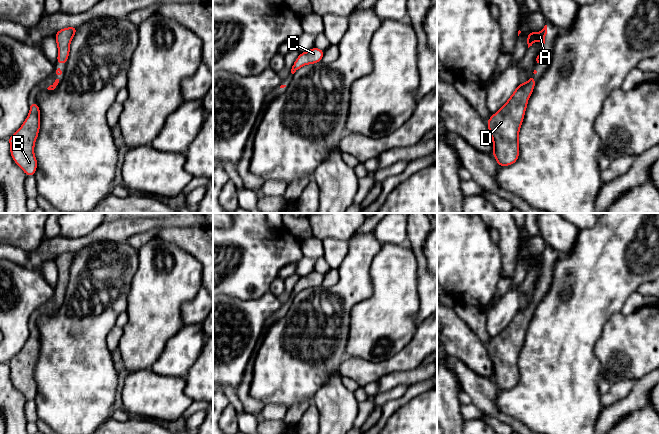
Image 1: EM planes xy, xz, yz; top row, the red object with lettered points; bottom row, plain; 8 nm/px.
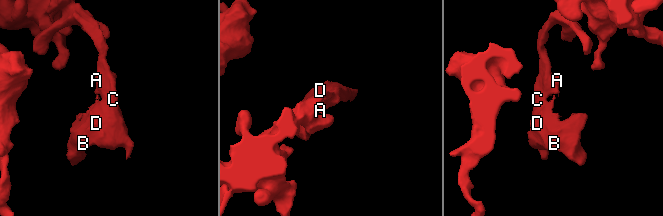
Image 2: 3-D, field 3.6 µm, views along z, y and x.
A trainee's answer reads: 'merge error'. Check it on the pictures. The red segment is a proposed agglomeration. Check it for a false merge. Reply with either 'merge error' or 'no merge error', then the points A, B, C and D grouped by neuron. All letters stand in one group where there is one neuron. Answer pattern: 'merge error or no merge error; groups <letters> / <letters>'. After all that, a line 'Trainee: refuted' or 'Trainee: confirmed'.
no merge error; groups A B C D
Trainee: refuted

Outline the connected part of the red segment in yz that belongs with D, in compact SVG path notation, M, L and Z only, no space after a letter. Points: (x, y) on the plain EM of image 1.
M536 294L526 307L520 307L508 325L487 345L498 390L510 390L519 382L519 355L527 327L535 311Z

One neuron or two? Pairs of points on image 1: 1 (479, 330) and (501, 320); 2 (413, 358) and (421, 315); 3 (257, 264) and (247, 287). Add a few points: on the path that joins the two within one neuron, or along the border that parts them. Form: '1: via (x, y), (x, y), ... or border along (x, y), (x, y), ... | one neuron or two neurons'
1: border along (486, 310), (486, 331), (490, 339) | two neurons
2: border along (426, 317), (417, 325) | two neurons
3: via (251, 270), (247, 274), (247, 281) | one neuron

